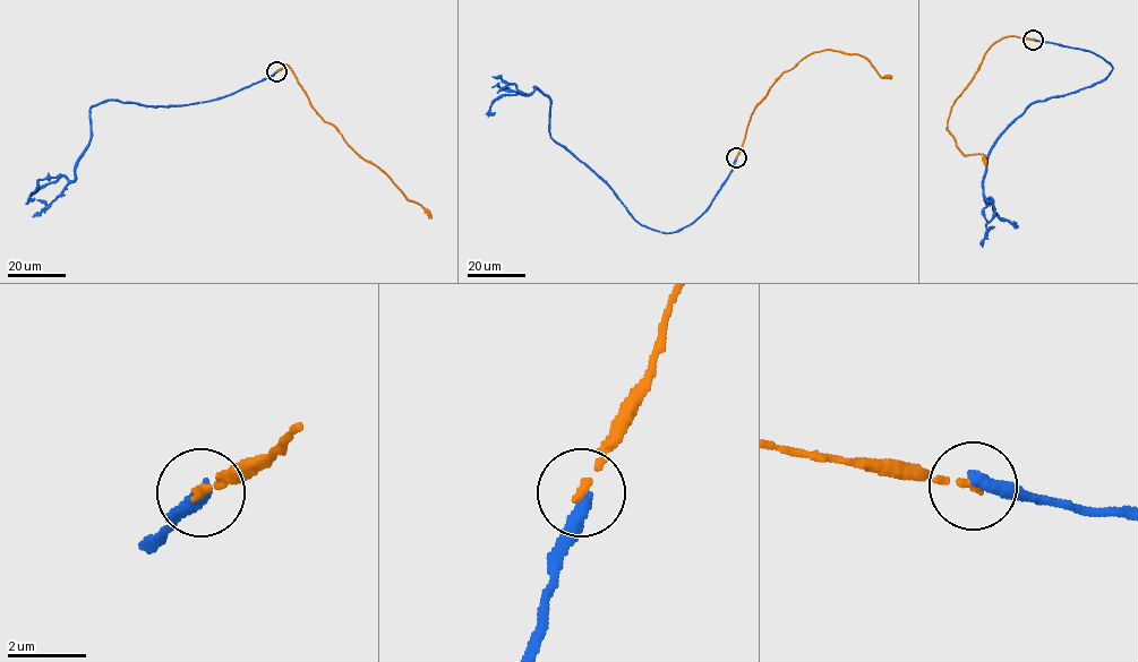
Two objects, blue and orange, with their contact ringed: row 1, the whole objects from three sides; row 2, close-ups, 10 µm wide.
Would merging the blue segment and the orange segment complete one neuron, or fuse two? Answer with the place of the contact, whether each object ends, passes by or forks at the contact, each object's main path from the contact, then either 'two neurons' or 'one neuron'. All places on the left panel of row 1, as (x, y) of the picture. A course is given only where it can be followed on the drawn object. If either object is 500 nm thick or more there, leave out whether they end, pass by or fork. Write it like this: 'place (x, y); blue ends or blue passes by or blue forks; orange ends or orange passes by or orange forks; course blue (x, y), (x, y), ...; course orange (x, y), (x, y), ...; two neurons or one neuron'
place (276, 71); blue ends; orange ends; course blue (276, 71), (224, 97), (182, 105), (109, 100), (94, 104), (90, 145), (75, 179), (60, 175), (27, 203); course orange (276, 71), (288, 65), (322, 119), (335, 127), (351, 147), (382, 170), (408, 199), (420, 204), (431, 218); two neurons

